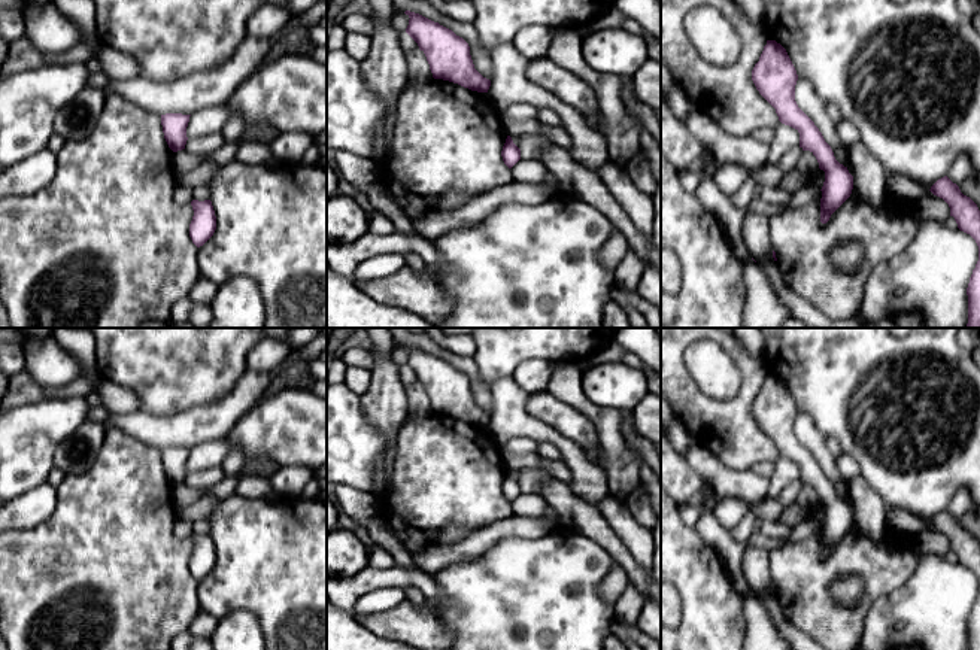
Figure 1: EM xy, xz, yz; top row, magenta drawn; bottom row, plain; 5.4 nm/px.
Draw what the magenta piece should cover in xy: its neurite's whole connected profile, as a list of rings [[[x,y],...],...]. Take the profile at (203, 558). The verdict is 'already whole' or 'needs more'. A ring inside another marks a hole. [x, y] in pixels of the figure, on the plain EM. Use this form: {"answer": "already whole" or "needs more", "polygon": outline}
{"answer": "already whole", "polygon": [[[210,534],[191,535],[194,550],[189,558],[189,571],[192,577],[200,581],[203,580],[216,564],[216,550]]]}

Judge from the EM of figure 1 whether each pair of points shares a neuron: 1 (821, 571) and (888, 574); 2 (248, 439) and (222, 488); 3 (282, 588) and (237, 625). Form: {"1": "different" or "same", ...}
{"1": "same", "2": "different", "3": "different"}

